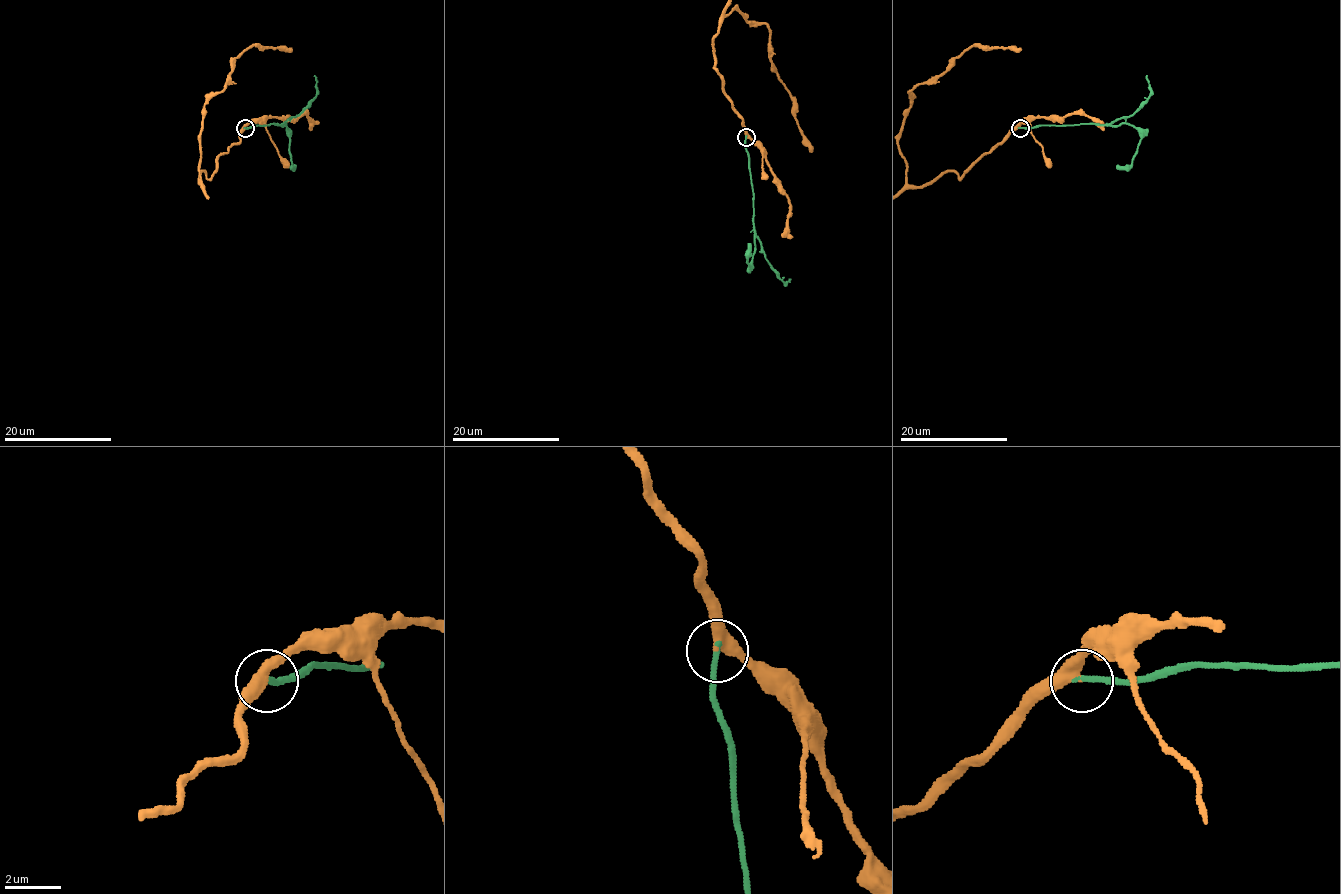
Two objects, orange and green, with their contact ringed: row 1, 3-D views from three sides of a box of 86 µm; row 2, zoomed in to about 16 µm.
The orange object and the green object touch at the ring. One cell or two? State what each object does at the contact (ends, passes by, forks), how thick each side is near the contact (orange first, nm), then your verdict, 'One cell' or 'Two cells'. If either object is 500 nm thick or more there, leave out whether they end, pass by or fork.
At the ring orange passes by. At the ring green ends. Thickness 380 nm (orange) against 220 nm. One cell

